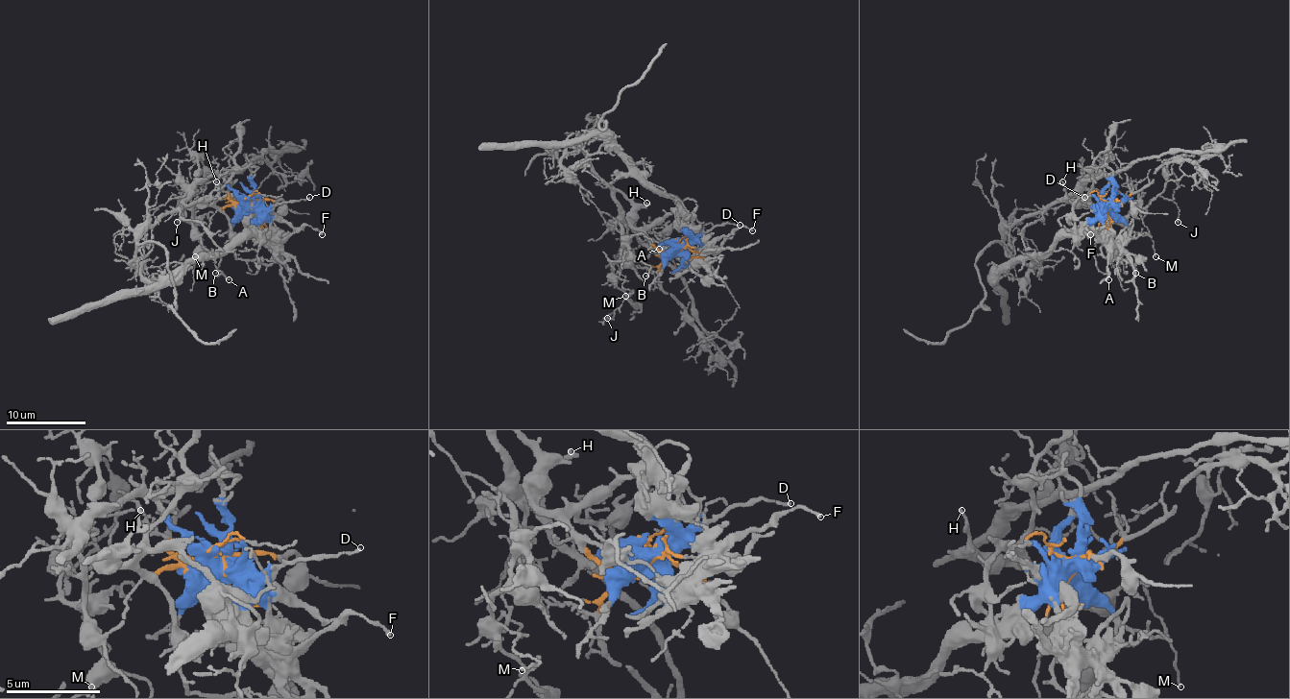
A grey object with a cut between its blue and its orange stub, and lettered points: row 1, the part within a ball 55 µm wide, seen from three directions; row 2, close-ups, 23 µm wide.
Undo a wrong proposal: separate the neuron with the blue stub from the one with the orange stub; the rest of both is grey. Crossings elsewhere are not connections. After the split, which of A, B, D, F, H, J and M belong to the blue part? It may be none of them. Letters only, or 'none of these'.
D, F

